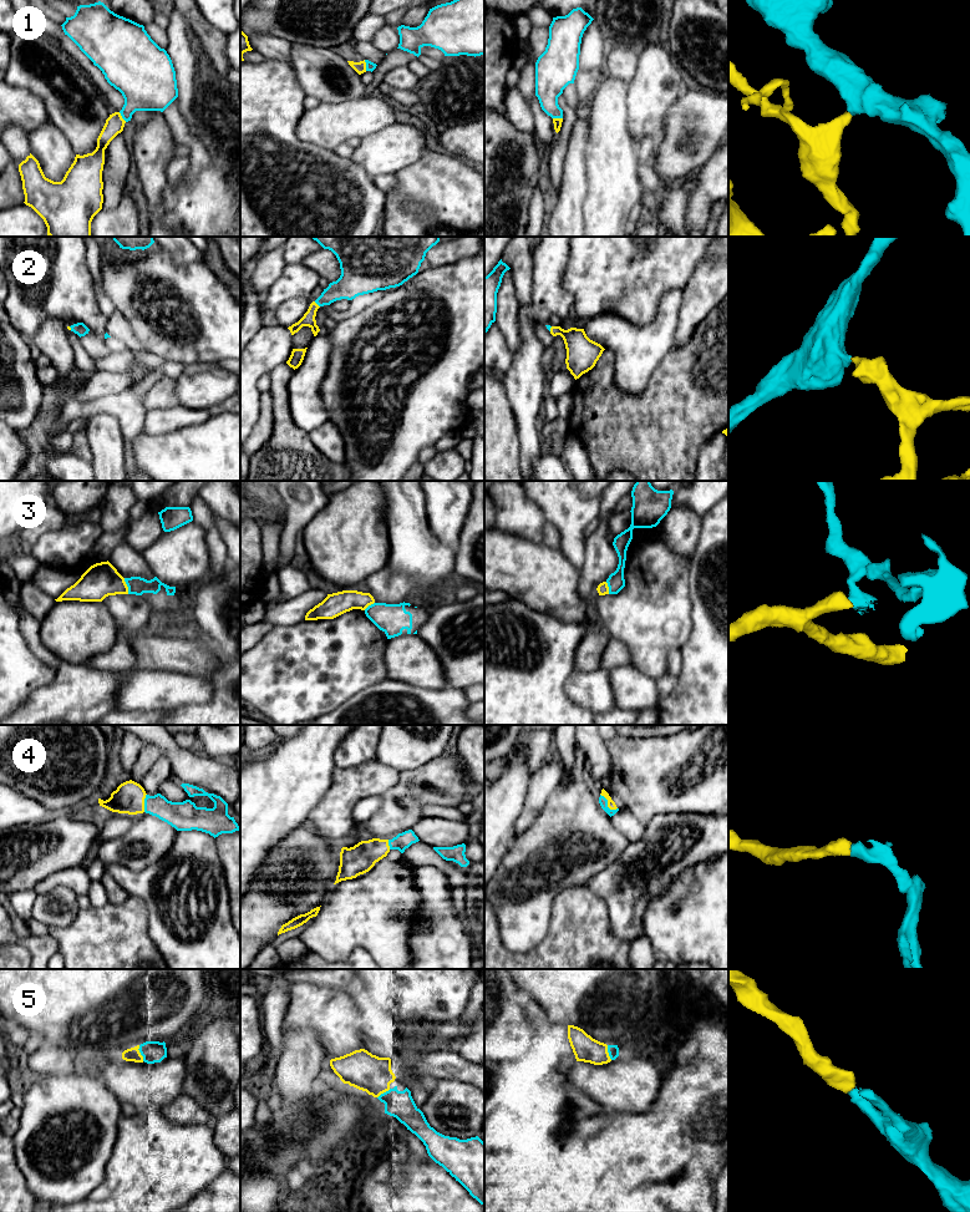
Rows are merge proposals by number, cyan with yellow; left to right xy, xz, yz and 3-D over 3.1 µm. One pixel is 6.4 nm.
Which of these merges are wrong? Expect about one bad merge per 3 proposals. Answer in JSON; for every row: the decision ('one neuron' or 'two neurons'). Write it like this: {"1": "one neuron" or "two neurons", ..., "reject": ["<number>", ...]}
{"1": "one neuron", "2": "one neuron", "3": "two neurons", "4": "one neuron", "5": "one neuron", "reject": ["3"]}

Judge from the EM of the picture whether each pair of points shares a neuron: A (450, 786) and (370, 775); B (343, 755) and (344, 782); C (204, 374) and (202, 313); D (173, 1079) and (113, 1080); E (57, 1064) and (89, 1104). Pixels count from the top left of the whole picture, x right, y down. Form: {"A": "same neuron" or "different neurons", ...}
{"A": "different neurons", "B": "different neurons", "C": "different neurons", "D": "same neuron", "E": "different neurons"}

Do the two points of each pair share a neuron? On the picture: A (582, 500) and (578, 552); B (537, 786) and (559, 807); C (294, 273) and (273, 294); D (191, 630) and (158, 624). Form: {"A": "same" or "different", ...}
{"A": "same", "B": "different", "C": "same", "D": "same"}

